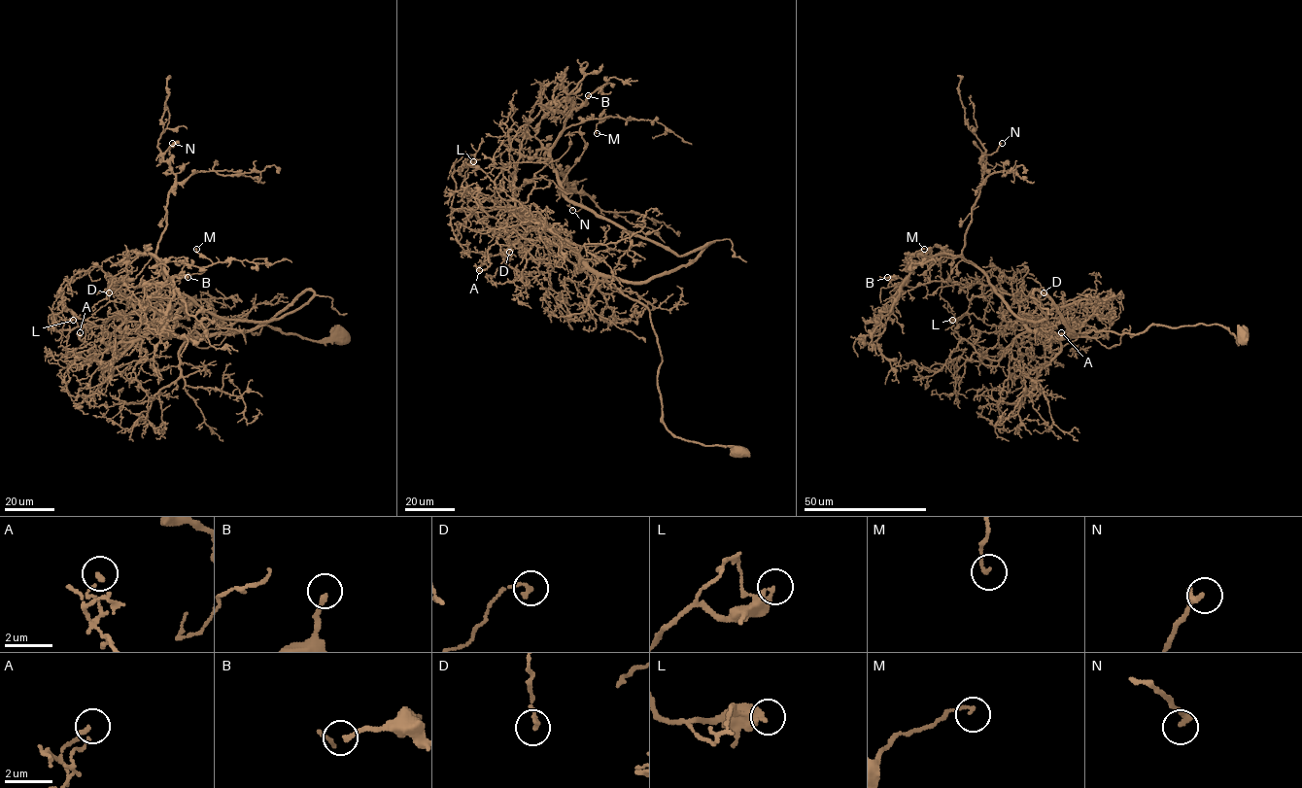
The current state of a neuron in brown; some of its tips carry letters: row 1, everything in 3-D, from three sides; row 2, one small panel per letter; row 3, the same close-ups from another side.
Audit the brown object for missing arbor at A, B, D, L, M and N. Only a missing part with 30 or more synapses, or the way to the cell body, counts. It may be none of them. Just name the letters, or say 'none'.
none

